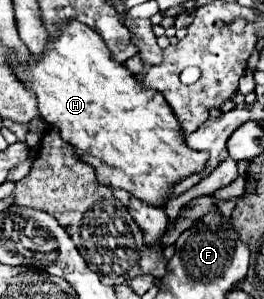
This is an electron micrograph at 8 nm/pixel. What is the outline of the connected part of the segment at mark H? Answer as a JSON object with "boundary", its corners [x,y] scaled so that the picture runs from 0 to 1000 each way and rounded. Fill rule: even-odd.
{"boundary":[[[261,77],[231,90],[231,117],[201,137],[178,130],[170,177],[102,217],[102,231],[64,224],[72,264],[110,291],[140,338],[155,391],[223,425],[231,465],[284,498],[284,512],[367,579],[367,605],[420,632],[473,632],[504,659],[580,686],[625,692],[640,679],[640,639],[655,619],[693,605],[731,579],[761,579],[792,532],[784,505],[739,505],[701,478],[686,411],[655,385],[655,365],[625,324],[564,291],[542,291],[527,264],[458,211],[443,211],[383,130],[314,77]]]}

